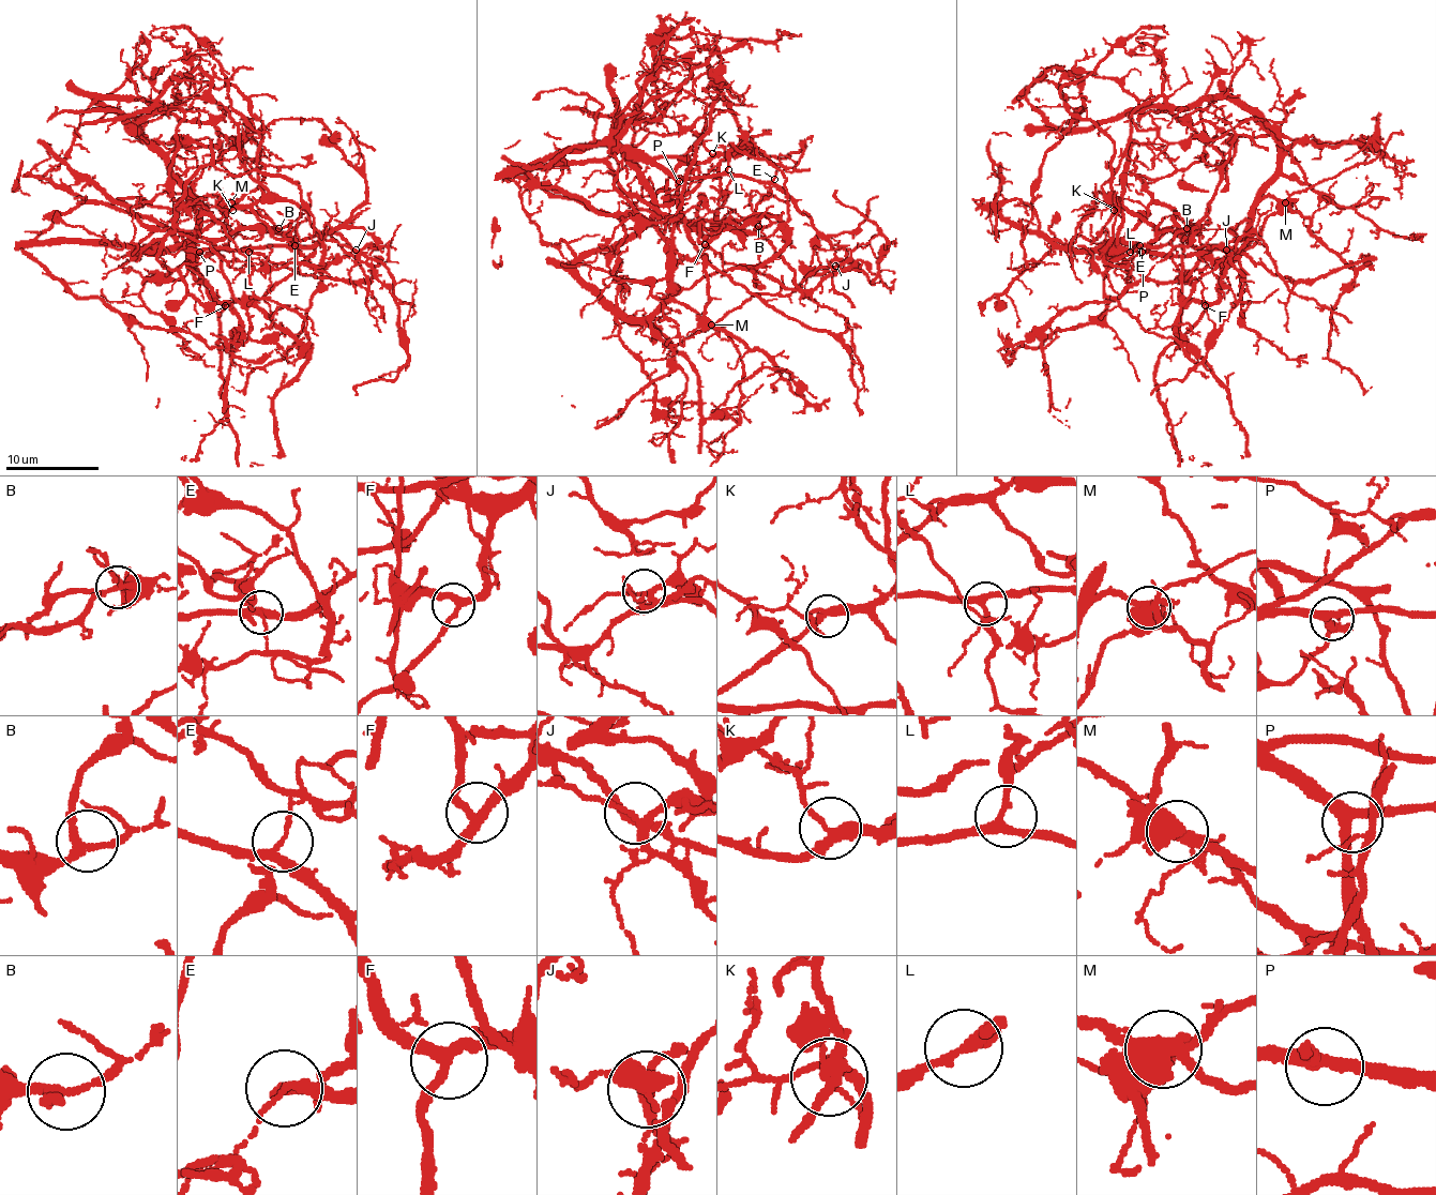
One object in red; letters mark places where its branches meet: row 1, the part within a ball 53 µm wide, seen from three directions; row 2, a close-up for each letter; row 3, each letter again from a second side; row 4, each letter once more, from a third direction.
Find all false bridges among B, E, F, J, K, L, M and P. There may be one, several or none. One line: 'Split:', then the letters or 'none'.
Split: E, M

